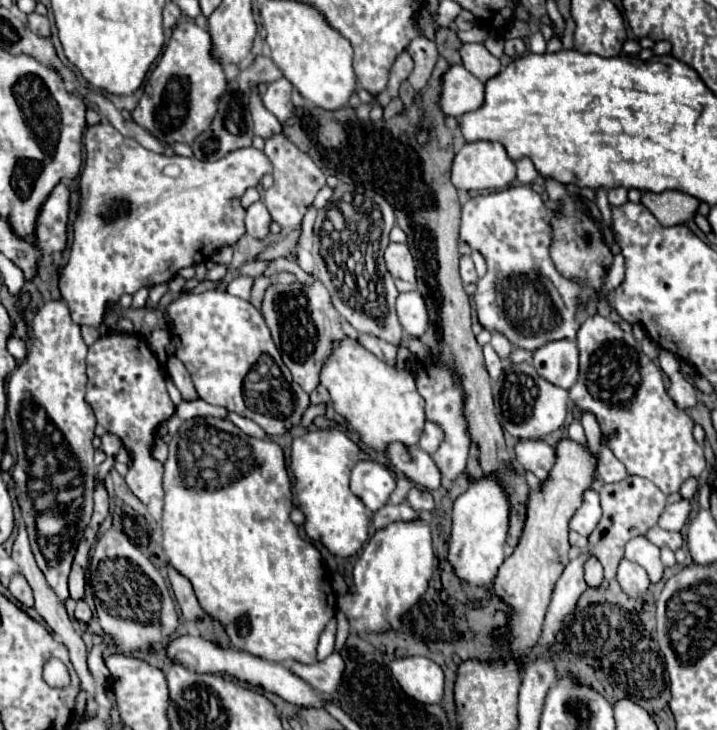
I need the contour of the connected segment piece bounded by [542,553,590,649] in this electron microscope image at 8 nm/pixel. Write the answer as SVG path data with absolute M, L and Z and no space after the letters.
M582 553L580 557L572 559L560 579L554 585L552 591L552 601L544 619L544 629L542 629L542 643L548 649L550 643L554 641L556 631L560 631L560 623L566 615L570 615L570 611L576 607L578 597L586 591L586 581L584 581L584 563L590 559L588 553Z

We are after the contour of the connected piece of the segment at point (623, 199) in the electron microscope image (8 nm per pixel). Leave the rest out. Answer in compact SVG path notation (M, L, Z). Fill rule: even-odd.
M623 187L611 189L607 196L612 206L620 206L628 201L628 191Z

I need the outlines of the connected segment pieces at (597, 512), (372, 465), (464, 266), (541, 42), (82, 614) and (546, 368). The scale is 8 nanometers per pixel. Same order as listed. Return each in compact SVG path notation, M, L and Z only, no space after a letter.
M586 489L586 493L582 493L582 505L580 509L574 513L574 517L570 519L570 529L588 537L598 521L602 517L602 509L600 509L600 497L596 491L592 489Z
M358 461L352 469L350 489L372 513L388 503L394 487L394 473L386 465L380 465L376 461Z
M462 255L462 257L460 257L460 275L462 275L462 283L464 283L464 285L474 283L474 281L478 279L470 255Z
M537 31L528 39L528 45L531 53L543 54L546 52L547 42L540 31Z
M80 599L80 601L76 603L76 613L74 613L74 617L76 617L80 623L88 623L88 621L92 619L92 611L90 611L90 607L86 605L84 599Z
M560 339L546 343L534 353L534 367L540 377L558 385L562 389L570 389L578 379L578 347L576 341Z

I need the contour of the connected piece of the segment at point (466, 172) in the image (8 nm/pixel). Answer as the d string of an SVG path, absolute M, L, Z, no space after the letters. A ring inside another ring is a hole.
M472 141L464 143L454 157L452 165L452 183L456 189L466 191L484 191L484 189L504 189L516 179L516 163L508 157L502 143L494 141Z

